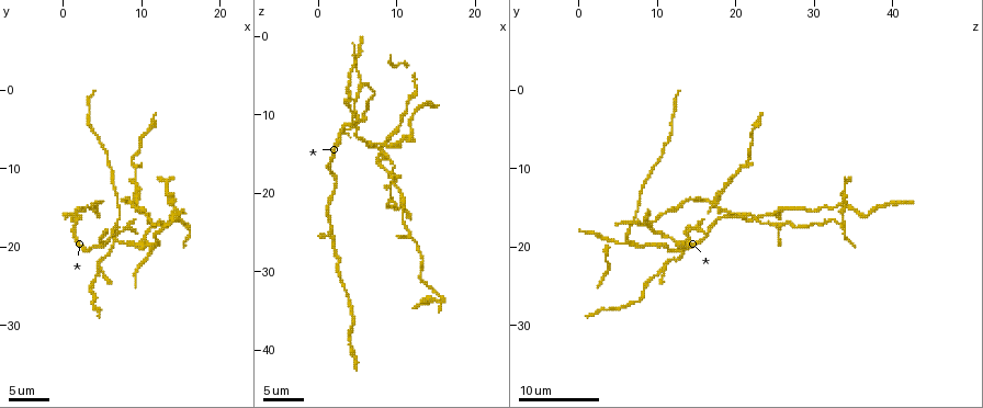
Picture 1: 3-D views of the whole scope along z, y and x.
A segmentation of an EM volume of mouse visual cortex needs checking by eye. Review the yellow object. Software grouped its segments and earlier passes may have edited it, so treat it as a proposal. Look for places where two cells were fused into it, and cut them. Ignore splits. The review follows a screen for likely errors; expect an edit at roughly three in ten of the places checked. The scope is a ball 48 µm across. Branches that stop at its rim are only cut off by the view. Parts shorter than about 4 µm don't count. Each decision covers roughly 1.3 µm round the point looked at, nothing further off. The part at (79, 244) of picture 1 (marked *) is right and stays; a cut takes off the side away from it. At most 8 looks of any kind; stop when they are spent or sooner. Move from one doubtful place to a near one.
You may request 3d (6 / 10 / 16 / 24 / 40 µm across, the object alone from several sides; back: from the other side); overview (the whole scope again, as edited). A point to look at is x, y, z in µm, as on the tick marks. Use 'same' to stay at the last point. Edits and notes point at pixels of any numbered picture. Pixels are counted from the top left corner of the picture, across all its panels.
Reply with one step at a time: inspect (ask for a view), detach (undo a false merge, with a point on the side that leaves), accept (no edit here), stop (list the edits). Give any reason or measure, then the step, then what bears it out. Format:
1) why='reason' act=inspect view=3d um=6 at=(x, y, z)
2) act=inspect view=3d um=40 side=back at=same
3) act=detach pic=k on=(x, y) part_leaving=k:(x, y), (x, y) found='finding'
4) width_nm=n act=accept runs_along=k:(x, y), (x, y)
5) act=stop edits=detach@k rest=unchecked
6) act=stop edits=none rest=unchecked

why='three-way junction' act=inspect view=3d um=10 at=(7.0, 19.5, 13.5)

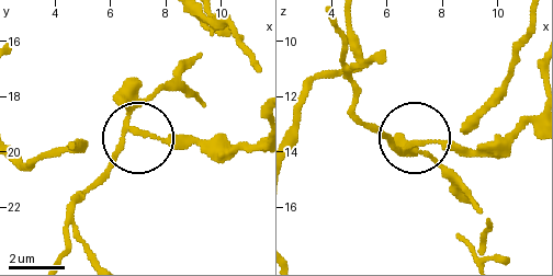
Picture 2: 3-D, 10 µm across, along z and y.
width_nm=170 act=detach pic=2 on=(166, 141) found='two cells meet here'

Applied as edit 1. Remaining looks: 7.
act=inspect view=3d um=10 at=(5.5, 19.5, 6.5)

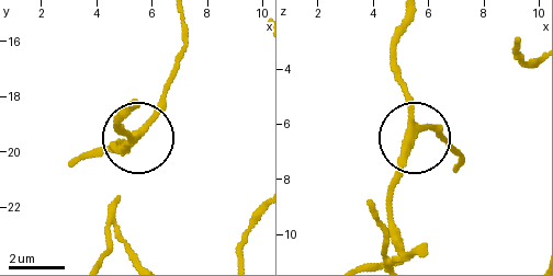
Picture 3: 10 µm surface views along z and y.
why='closer look' act=inspect view=3d um=6 at=(5.4, 19.4, 6.2)

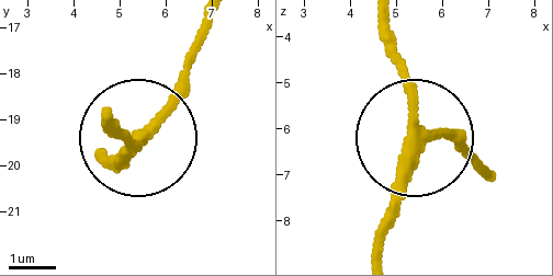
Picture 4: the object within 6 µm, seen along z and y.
act=accept runs_along=4:(377, 246), (413, 129), (390, 23) found='continuous, no second cell'

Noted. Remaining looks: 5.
why='looks like a crossing' act=inspect view=3d um=10 at=(9.0, 15.0, 17.5)

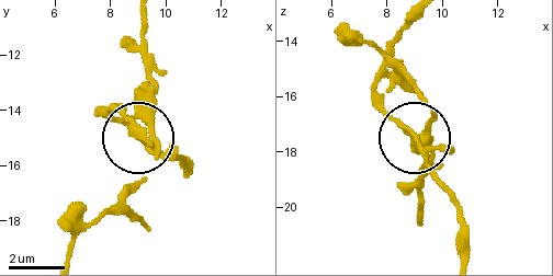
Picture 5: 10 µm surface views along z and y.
side_arm_um=26 arms=5 act=detach pic=5 on=(426, 151) found='two cells meet here'

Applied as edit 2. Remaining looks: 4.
act=stop edits=detach@2,detach@5 rest=unchecked

